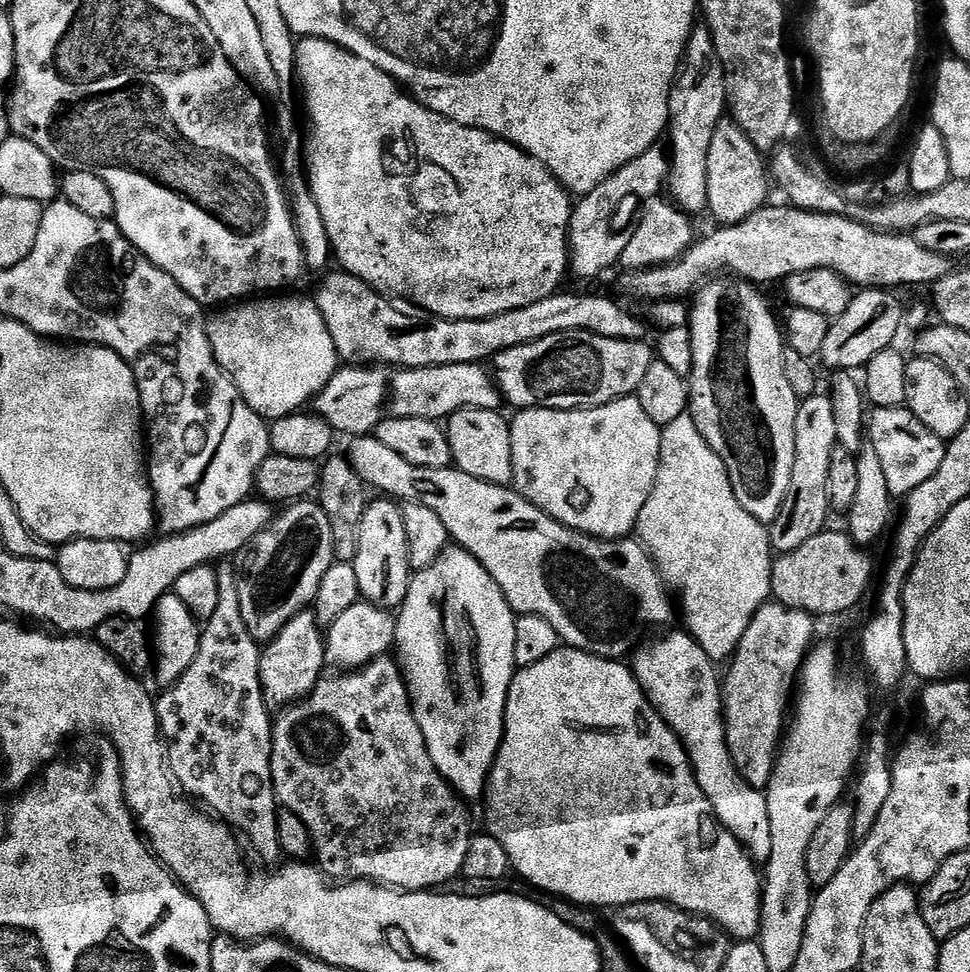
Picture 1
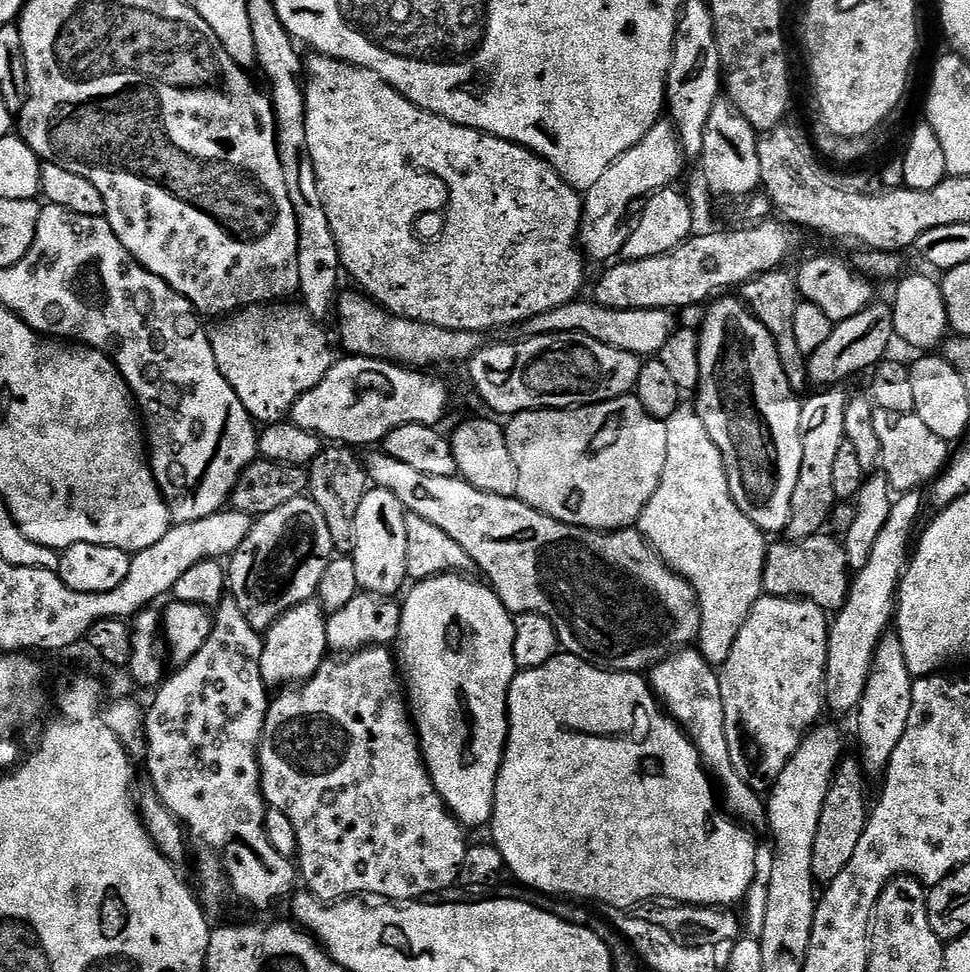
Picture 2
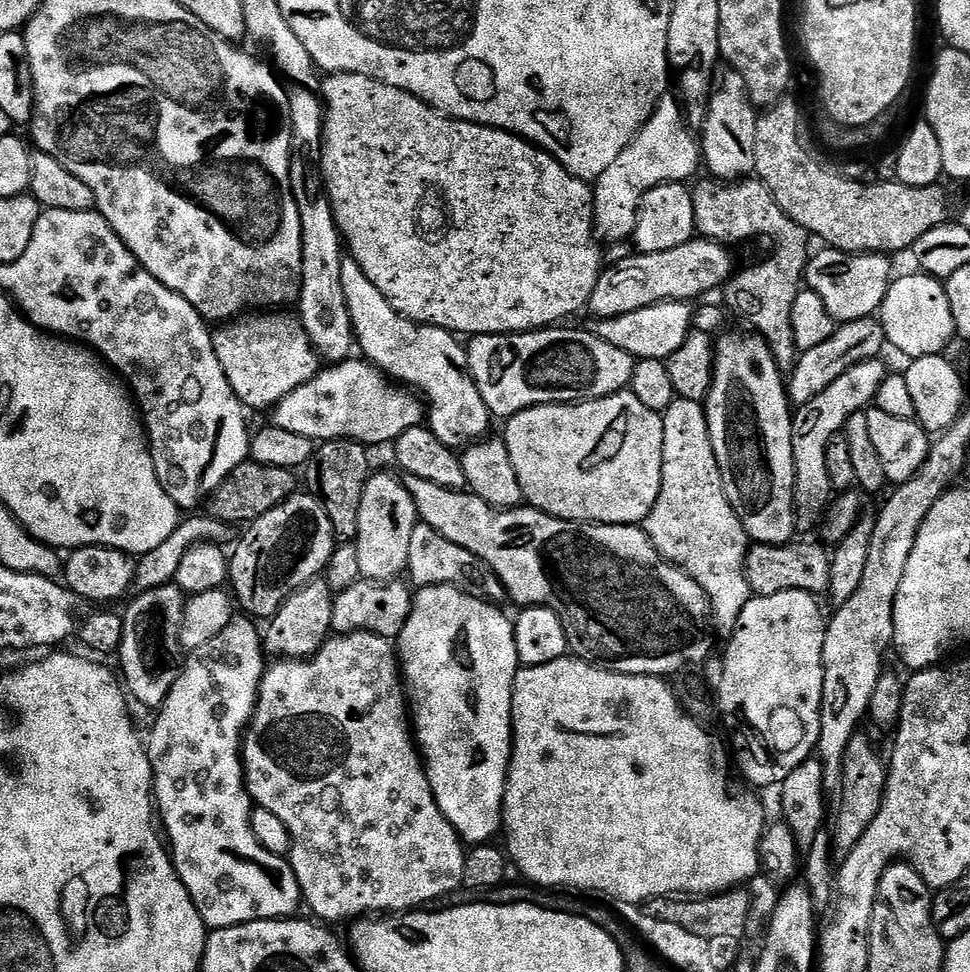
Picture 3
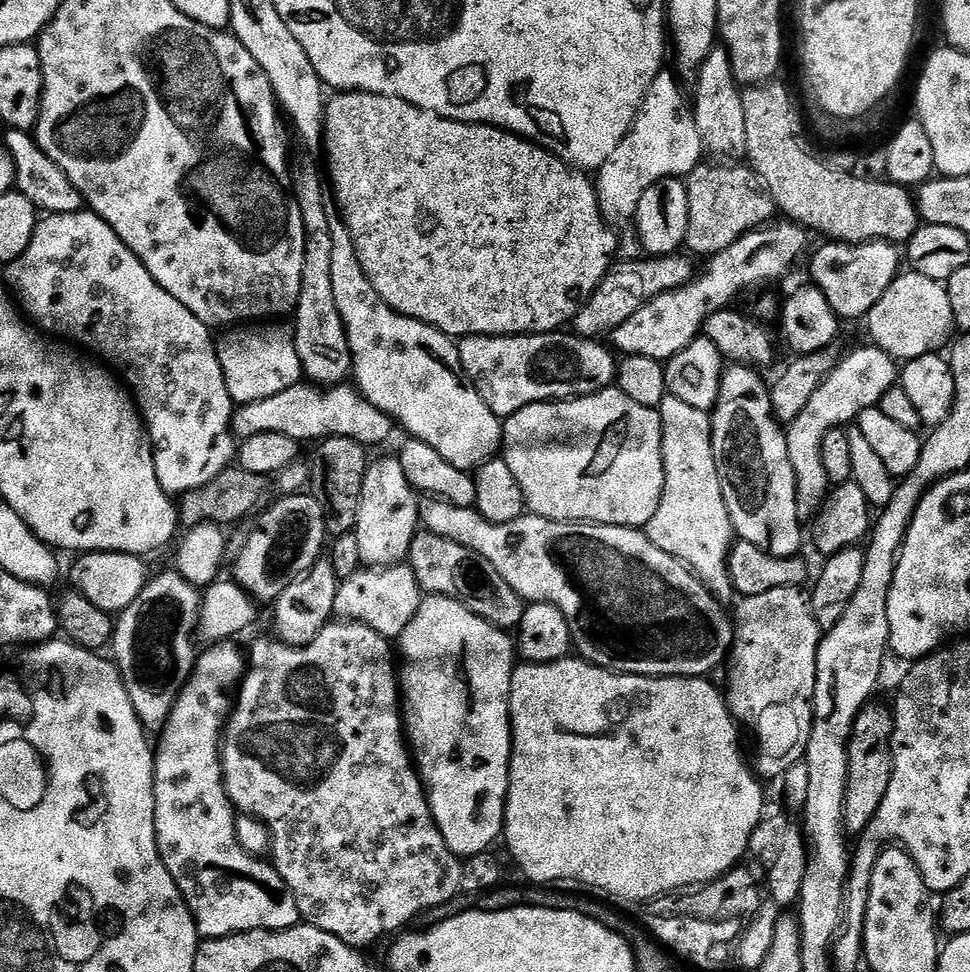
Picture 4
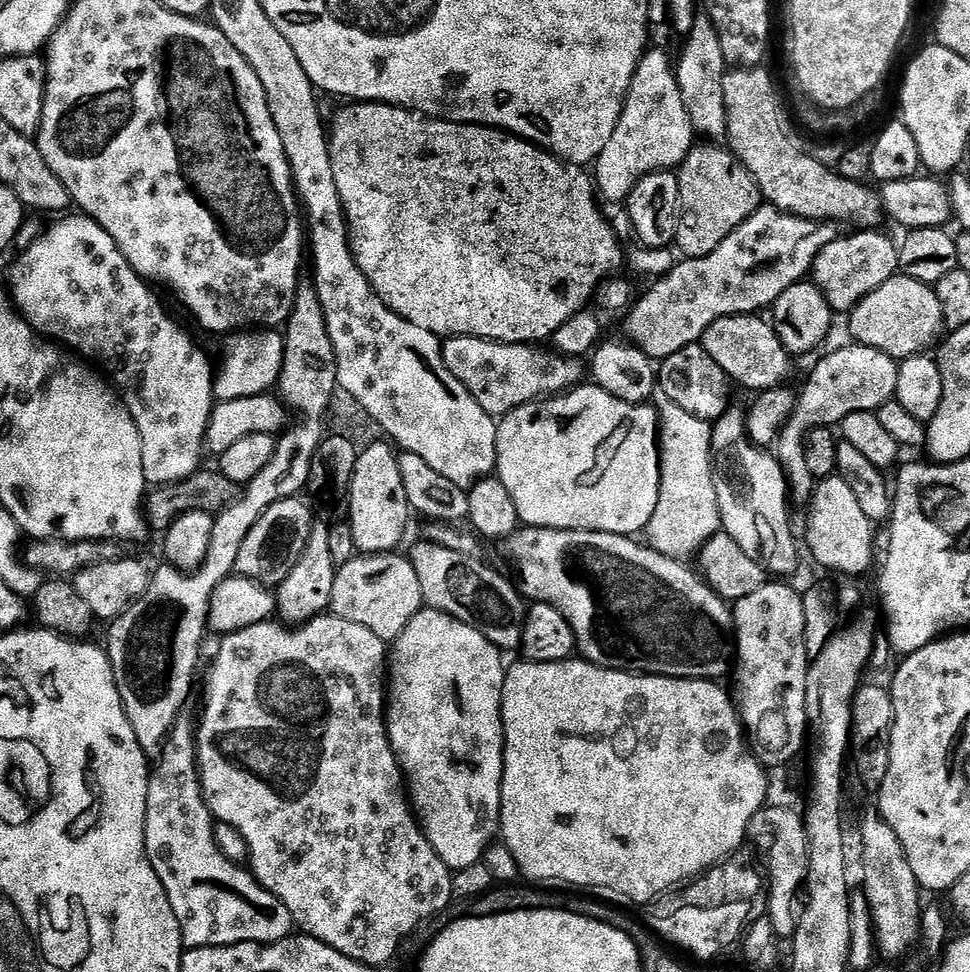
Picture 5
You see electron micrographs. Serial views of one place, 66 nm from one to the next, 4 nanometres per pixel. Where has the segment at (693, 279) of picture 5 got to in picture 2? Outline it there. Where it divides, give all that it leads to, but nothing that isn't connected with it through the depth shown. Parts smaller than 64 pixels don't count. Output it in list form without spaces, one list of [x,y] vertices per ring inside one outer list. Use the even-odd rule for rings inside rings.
[[[583,299],[572,300],[566,306],[558,306],[558,310],[550,310],[546,314],[538,314],[525,320],[522,325],[523,335],[545,336],[555,332],[577,332],[586,334],[598,342],[606,342],[606,346],[614,346],[614,350],[626,350],[641,358],[659,357],[662,346],[670,342],[678,327],[678,320],[671,311],[658,310],[626,310],[619,312],[616,308],[607,308],[595,302],[583,304]]]

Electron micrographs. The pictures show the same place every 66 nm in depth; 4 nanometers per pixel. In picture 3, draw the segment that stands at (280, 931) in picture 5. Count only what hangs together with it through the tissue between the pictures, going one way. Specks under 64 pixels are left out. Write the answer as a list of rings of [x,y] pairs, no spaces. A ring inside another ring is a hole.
[[[240,614],[232,619],[222,630],[206,642],[206,646],[198,646],[187,653],[180,669],[180,676],[174,682],[170,694],[161,702],[158,711],[155,713],[156,721],[152,724],[152,733],[146,736],[146,747],[148,757],[152,763],[152,786],[154,789],[154,804],[158,809],[158,816],[164,819],[164,828],[168,831],[166,844],[170,849],[172,865],[176,867],[178,878],[186,886],[198,914],[202,918],[205,929],[229,928],[246,922],[258,922],[259,920],[287,920],[295,917],[299,908],[302,908],[302,897],[298,878],[294,874],[292,865],[288,863],[283,855],[271,853],[264,849],[252,829],[252,812],[254,805],[252,797],[248,794],[248,786],[244,783],[244,762],[242,759],[242,741],[244,733],[248,731],[248,723],[256,709],[256,699],[260,693],[260,683],[264,677],[266,667],[266,653],[262,643],[262,632],[247,615]]]

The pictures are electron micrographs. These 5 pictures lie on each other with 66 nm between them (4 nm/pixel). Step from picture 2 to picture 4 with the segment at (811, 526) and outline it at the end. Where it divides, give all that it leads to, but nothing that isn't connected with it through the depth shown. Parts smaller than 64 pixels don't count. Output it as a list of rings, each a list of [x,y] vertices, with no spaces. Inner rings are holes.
[[[879,347],[860,348],[837,363],[835,370],[820,383],[818,390],[814,390],[810,402],[806,402],[806,410],[802,410],[802,414],[798,414],[798,418],[787,425],[788,457],[790,466],[794,466],[796,505],[801,522],[811,521],[830,493],[830,485],[822,466],[822,442],[826,434],[831,428],[851,425],[862,410],[877,407],[880,399],[891,388],[897,387],[897,384],[898,364],[895,359]]]

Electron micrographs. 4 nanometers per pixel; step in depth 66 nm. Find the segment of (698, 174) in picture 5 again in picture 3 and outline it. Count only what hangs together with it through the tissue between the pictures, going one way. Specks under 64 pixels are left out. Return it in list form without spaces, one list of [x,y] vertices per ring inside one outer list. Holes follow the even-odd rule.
[[[707,178],[697,188],[691,189],[694,202],[694,218],[696,231],[705,240],[713,240],[715,244],[733,246],[743,240],[752,240],[755,236],[764,236],[768,227],[776,232],[797,231],[796,223],[778,206],[774,194],[759,178],[745,178],[735,182],[721,182],[715,178]]]

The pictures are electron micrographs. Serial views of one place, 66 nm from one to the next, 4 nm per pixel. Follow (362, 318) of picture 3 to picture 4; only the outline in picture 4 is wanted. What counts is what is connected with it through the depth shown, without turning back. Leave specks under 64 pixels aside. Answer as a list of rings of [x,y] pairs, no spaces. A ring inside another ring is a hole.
[[[336,218],[332,222],[334,238],[334,258],[330,262],[330,280],[334,282],[334,300],[338,302],[338,312],[342,314],[344,329],[350,342],[352,355],[351,375],[355,387],[374,406],[387,412],[397,425],[405,428],[407,435],[413,440],[421,440],[432,446],[458,470],[471,473],[481,464],[493,459],[502,448],[502,420],[486,406],[478,390],[466,382],[464,368],[456,361],[460,359],[457,341],[439,332],[434,326],[424,324],[421,320],[412,320],[402,315],[384,301],[374,290],[370,278],[362,270],[362,262],[358,258],[358,250],[354,250],[352,235],[343,219]],[[444,360],[452,360],[453,368]],[[356,376],[356,380],[355,380]]]

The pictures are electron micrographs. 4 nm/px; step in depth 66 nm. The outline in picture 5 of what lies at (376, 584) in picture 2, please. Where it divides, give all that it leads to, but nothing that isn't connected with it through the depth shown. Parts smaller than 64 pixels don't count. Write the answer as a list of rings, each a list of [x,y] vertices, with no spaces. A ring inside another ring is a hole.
[[[391,443],[372,444],[361,451],[356,463],[354,478],[352,479],[352,494],[348,497],[347,515],[350,517],[352,533],[357,549],[364,554],[392,554],[404,540],[408,532],[408,516],[413,515],[412,506],[408,503],[408,487],[404,485],[404,470],[402,460],[396,457],[397,449]]]

